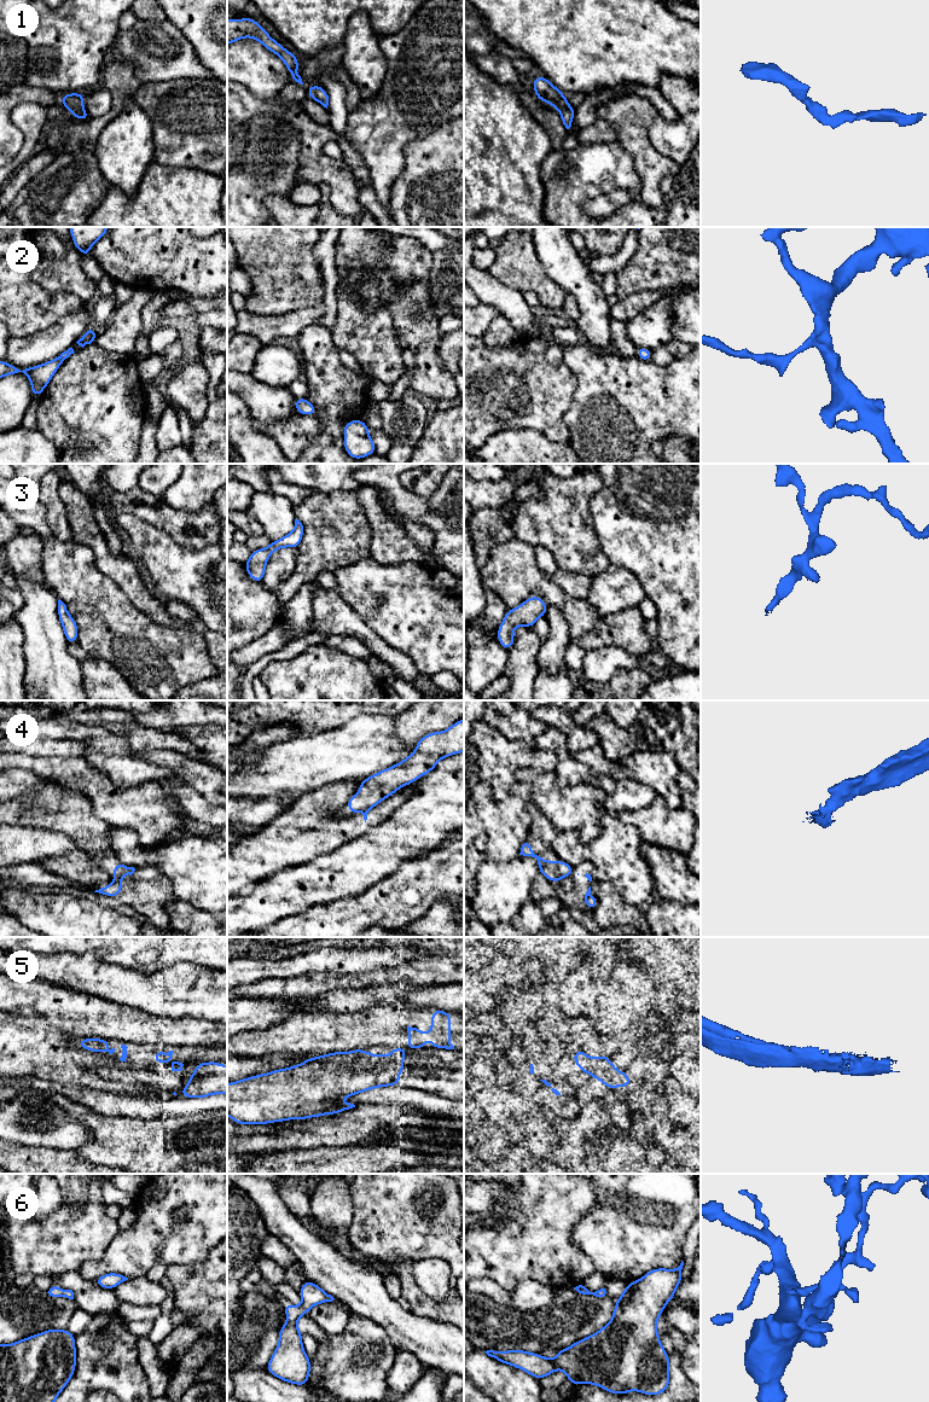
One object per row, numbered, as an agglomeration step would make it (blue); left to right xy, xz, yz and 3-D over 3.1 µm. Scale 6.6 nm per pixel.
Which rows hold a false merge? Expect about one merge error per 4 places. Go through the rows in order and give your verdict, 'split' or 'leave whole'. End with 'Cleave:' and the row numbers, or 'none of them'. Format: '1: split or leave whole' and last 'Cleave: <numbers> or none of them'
1: leave whole
2: leave whole
3: leave whole
4: split
5: split
6: leave whole
Cleave: 4, 5

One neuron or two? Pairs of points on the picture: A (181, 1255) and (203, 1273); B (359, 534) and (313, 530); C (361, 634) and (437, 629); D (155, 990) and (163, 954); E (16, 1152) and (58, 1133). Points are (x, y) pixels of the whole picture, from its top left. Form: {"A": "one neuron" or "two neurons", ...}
{"A": "two neurons", "B": "one neuron", "C": "two neurons", "D": "two neurons", "E": "two neurons"}

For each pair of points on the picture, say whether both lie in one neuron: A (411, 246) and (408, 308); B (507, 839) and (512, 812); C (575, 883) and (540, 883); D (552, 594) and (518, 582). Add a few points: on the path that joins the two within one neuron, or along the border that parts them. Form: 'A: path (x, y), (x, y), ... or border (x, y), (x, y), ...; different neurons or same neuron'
A: border (383, 272), (399, 284), (427, 281); different neurons
B: path (509, 832), (512, 819); same neuron
C: path (567, 889), (549, 889); same neuron
D: path (544, 587), (527, 582); same neuron

